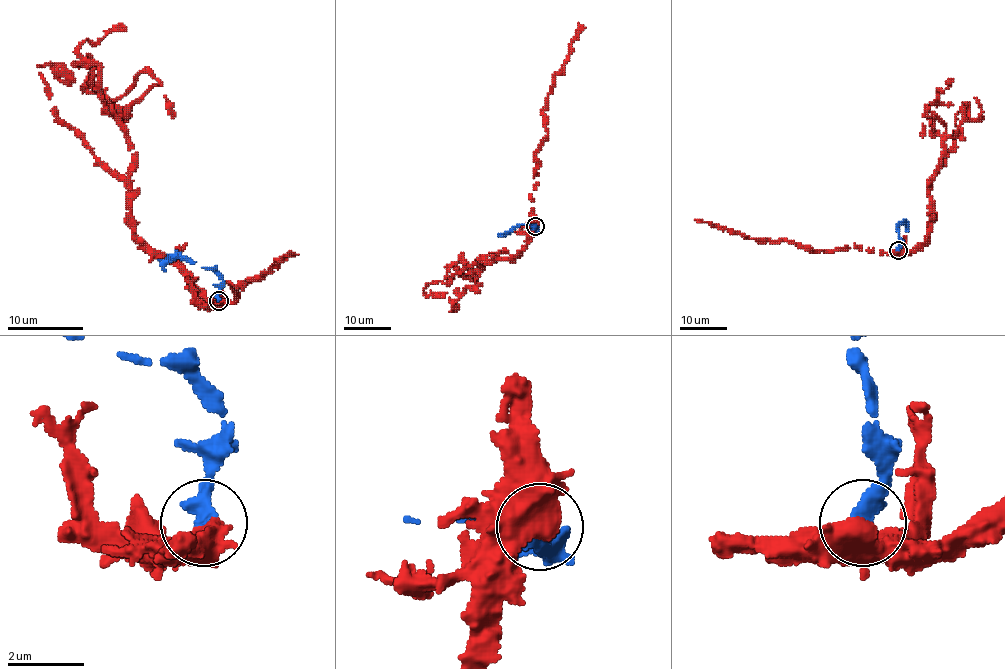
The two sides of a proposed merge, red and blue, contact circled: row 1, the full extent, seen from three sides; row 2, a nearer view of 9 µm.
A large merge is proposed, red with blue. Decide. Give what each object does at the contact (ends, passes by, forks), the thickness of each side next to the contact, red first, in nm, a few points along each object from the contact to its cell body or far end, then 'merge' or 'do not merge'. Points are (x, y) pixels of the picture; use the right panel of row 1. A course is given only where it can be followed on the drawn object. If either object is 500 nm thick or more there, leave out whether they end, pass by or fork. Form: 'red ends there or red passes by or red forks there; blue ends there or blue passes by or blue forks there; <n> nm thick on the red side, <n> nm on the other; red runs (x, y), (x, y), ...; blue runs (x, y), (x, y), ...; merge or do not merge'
800 nm thick on the red side, 460 nm on the other; red runs (898, 249), (912, 252), (930, 228), (930, 179), (943, 138), (926, 106), (951, 80); blue runs (898, 249), (897, 226), (904, 224), (906, 232); merge

